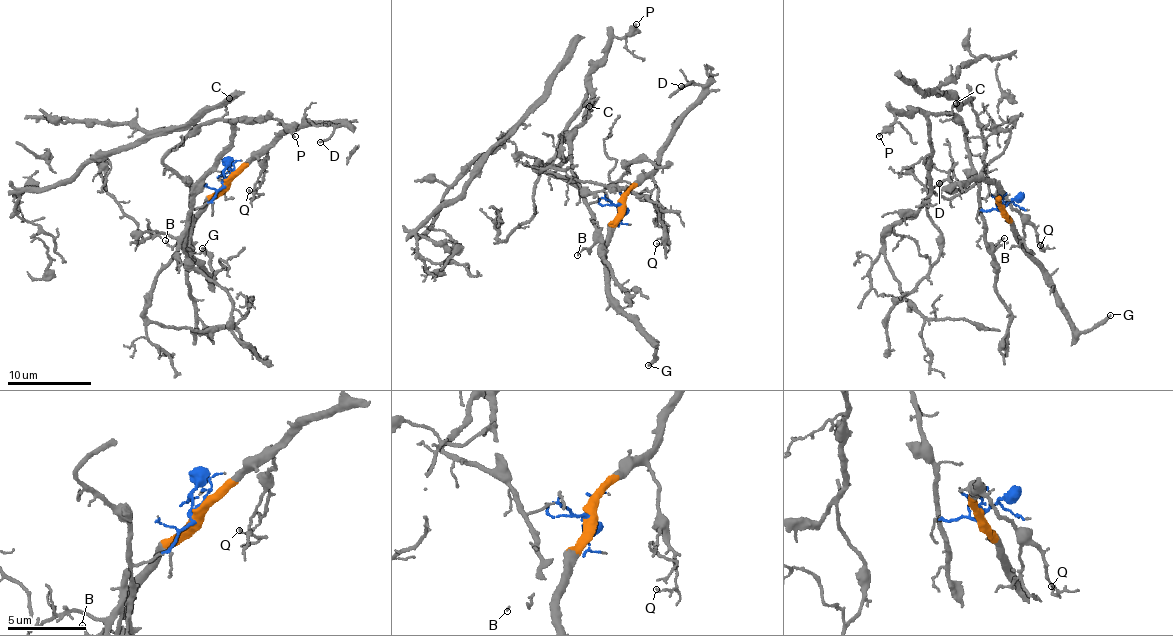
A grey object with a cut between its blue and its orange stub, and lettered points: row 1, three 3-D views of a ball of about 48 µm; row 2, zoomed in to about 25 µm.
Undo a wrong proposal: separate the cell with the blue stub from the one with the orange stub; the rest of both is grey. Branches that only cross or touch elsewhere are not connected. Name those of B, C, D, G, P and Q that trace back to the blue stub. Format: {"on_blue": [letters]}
{"on_blue": ["B", "C", "P"]}

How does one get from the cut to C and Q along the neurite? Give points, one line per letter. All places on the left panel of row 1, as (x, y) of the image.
C: (225, 181), (208, 204), (194, 209), (190, 182), (162, 162), (162, 157), (182, 138), (220, 117), (228, 97)
Q: (225, 181), (263, 151), (268, 156), (262, 167), (265, 180), (255, 191), (249, 190)

